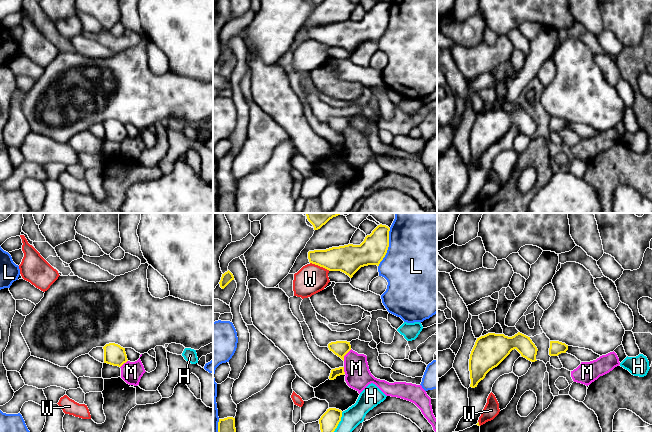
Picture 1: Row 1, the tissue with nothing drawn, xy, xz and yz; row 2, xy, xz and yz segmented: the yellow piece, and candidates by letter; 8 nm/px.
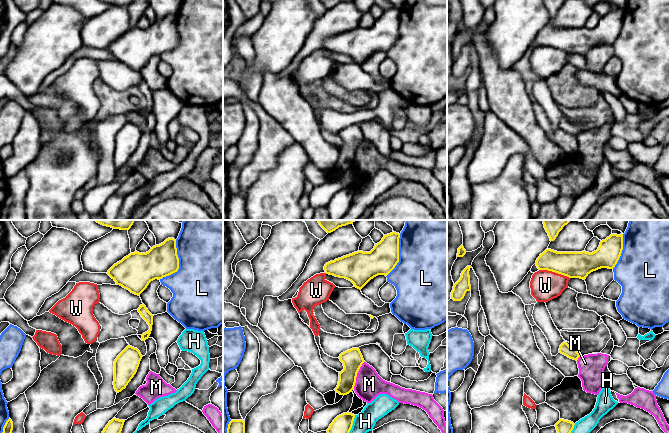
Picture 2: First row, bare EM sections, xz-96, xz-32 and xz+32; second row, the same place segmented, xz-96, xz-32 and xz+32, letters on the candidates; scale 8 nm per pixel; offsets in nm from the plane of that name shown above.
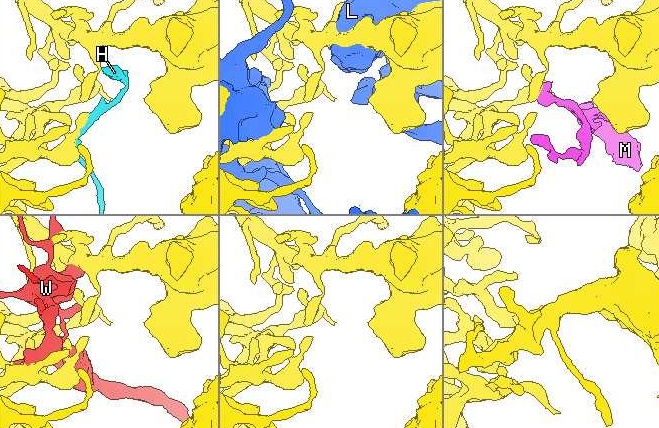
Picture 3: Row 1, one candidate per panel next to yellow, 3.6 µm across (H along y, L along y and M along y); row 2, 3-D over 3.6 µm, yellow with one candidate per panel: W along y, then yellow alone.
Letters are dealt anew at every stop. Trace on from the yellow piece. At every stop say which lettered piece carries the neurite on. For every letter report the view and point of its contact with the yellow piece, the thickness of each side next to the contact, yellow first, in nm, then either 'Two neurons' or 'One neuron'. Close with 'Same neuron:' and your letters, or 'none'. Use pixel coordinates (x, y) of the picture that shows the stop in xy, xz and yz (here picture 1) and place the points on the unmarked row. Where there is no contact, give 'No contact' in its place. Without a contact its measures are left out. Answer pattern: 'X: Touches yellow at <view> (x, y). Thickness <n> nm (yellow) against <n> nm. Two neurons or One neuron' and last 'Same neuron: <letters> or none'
H: Touches yellow at xz (337, 201). Thickness 150 nm (yellow) against 160 nm. Two neurons
L: Touches yellow at xz (388, 22). Thickness 220 nm (yellow) against 500 nm. Two neurons
M: Touches yellow at xz (345, 130). Thickness 130 nm (yellow) against 200 nm. Two neurons
W: Touches yellow at xz (320, 42). Thickness 220 nm (yellow) against 240 nm. Two neurons
Same neuron: none

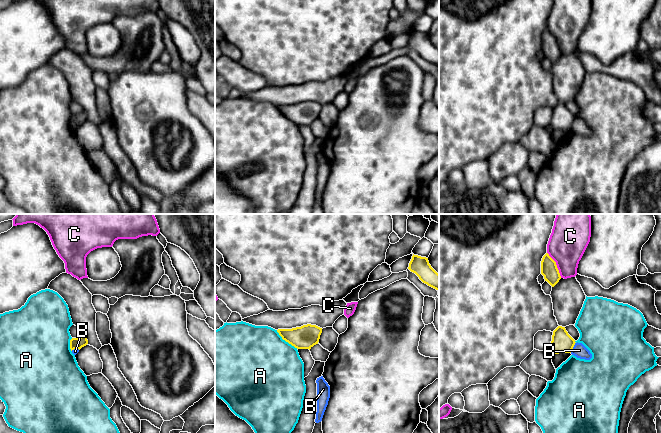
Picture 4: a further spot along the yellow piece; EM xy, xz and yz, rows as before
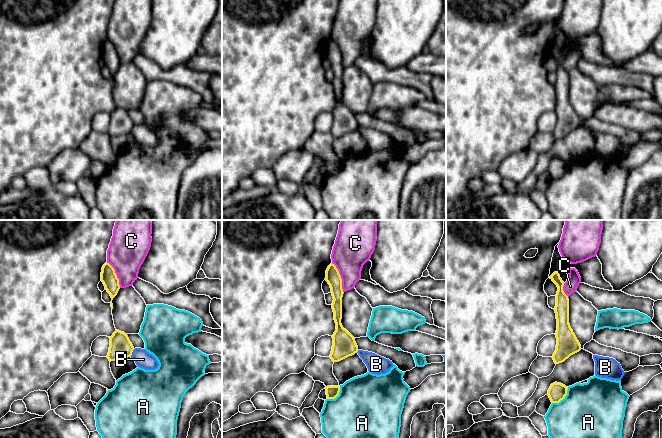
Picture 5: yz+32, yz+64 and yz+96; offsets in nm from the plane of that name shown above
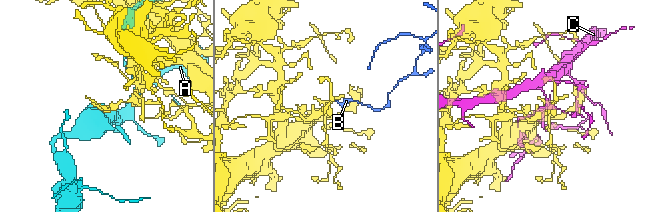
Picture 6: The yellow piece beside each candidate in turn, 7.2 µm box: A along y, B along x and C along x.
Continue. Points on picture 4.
A: Touches yellow at xz (286, 117). Thickness 190 nm (yellow) against 500 nm. Two neurons
B: Touches yellow at yz (573, 122). Thickness 170 nm (yellow) against 110 nm. Two neurons
C: Touches yellow at yz (556, 41). Thickness 140 nm (yellow) against 300 nm. Two neurons
Same neuron: none

